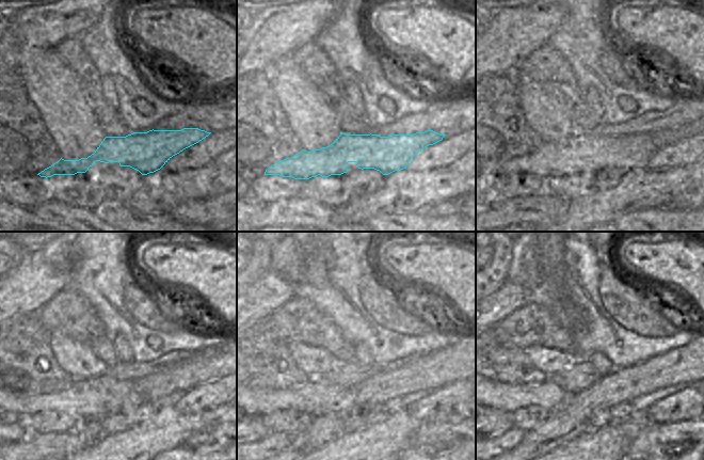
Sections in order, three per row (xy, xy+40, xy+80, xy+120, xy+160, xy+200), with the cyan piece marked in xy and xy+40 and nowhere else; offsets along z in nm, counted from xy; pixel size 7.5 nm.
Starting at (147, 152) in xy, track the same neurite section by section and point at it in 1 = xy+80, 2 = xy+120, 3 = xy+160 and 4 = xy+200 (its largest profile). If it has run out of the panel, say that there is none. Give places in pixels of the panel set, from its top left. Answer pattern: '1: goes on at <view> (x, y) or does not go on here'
1: goes on at xy+80 (569, 157)
2: goes on at xy+120 (89, 398)
3: goes on at xy+160 (317, 397)
4: goes on at xy+200 (509, 398)

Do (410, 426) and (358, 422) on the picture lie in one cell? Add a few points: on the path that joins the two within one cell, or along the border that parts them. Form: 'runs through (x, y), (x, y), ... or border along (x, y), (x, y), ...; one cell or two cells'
border along (370, 425), (347, 433); two cells

